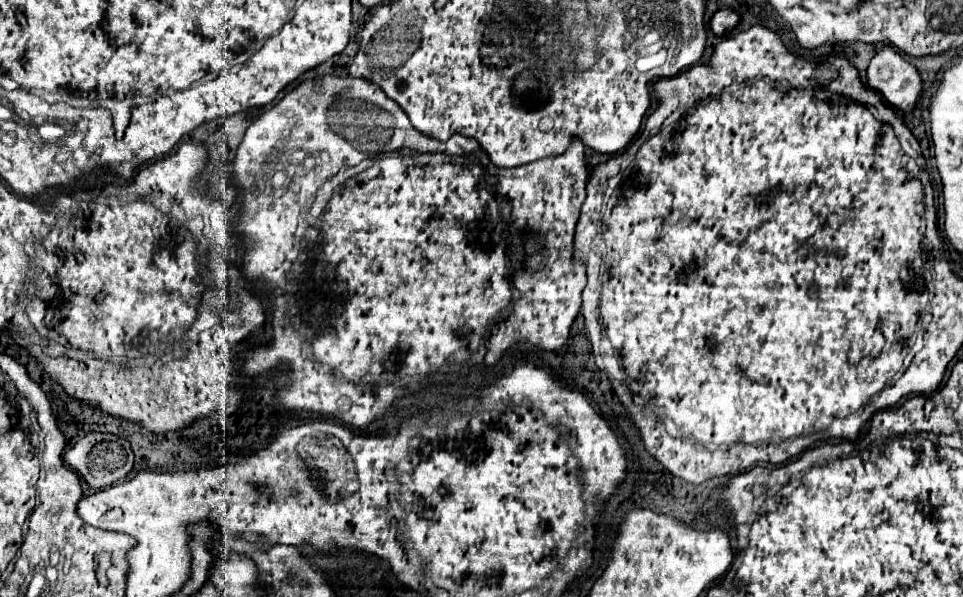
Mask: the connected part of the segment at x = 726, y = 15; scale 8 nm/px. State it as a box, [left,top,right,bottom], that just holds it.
[709,9,739,35]

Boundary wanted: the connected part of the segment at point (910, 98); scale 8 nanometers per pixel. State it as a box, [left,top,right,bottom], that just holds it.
[867,45,923,113]

